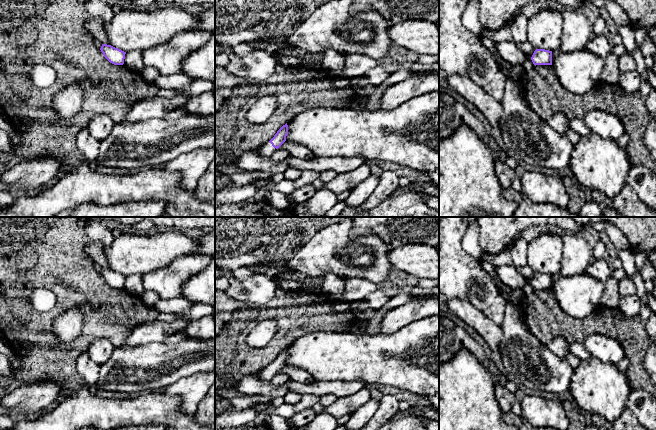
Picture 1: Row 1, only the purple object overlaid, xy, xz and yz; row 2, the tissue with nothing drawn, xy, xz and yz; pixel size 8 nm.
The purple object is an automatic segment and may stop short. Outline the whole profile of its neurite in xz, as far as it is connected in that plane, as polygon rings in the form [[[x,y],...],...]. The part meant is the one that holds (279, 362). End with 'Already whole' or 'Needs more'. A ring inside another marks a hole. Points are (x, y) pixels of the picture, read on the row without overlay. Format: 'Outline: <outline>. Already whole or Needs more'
Outline: [[[286,347],[277,355],[277,357],[269,366],[253,374],[253,376],[269,382],[286,365],[287,359],[288,359],[288,349]]]. Needs more

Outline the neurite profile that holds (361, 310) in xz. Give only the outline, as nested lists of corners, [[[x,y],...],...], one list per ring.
[[[364,301],[358,302],[352,305],[351,313],[354,314],[358,319],[366,320],[371,322],[376,316],[378,310],[371,309]]]

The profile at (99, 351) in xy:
[[[106,338],[96,339],[88,348],[89,357],[98,365],[103,365],[112,354],[115,346]]]

